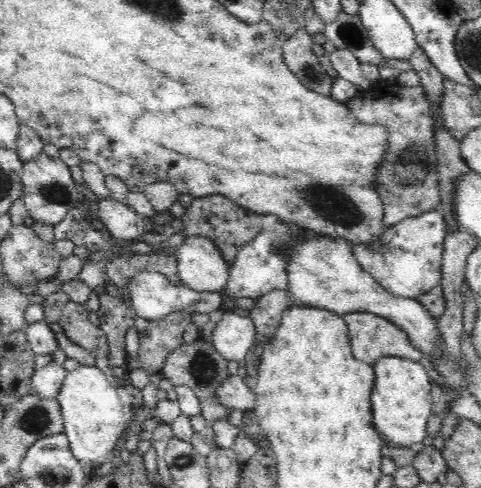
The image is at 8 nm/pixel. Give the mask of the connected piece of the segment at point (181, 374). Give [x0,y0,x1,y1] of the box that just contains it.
[161,338,230,445]

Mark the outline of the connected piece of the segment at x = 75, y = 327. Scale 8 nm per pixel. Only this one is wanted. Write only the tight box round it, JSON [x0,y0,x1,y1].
[59,300,107,357]

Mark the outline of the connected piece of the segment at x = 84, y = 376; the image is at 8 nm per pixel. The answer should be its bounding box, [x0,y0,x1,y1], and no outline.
[57,365,128,464]

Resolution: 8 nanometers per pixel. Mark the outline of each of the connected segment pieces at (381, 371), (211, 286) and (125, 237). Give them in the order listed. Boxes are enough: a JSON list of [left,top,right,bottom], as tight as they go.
[[372,357,433,447],[177,236,229,292],[97,197,144,242]]

